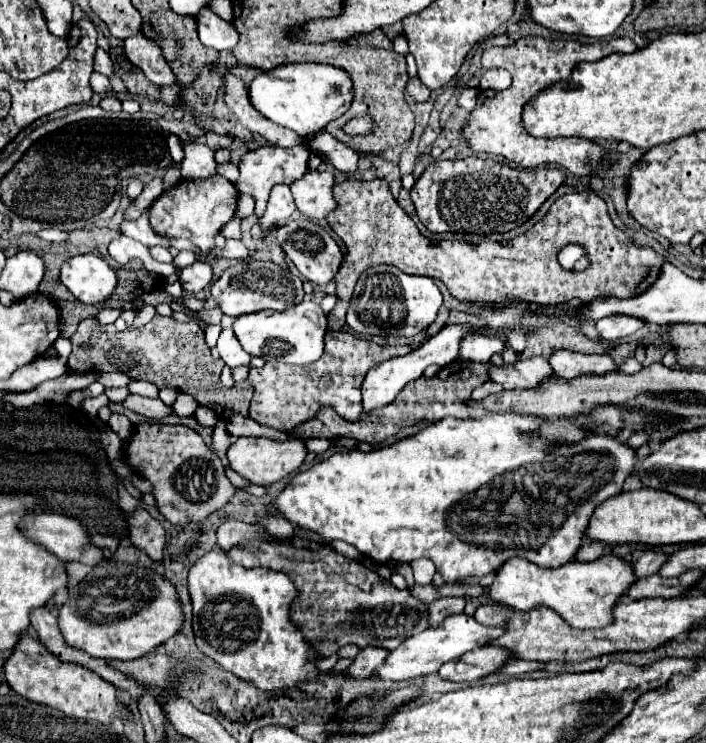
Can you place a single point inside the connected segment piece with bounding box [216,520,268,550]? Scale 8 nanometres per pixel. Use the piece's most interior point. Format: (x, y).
(230, 532)

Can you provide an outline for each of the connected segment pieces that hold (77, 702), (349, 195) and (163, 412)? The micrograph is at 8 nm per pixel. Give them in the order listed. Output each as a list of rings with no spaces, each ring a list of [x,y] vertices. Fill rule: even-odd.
[[[20,634],[12,654],[4,662],[4,676],[8,686],[20,694],[22,698],[38,704],[46,704],[50,708],[58,708],[66,716],[96,720],[102,724],[110,724],[114,718],[130,718],[126,706],[116,702],[116,688],[96,676],[94,672],[82,668],[80,664],[62,662],[58,656],[48,652],[36,638],[28,634]]]
[[[386,180],[336,182],[332,194],[338,206],[328,214],[328,224],[348,248],[336,274],[336,294],[346,302],[352,298],[360,274],[378,264],[392,264],[408,274],[438,278],[454,298],[478,310],[484,304],[502,304],[508,296],[542,306],[564,304],[572,298],[582,302],[592,302],[600,296],[632,298],[654,284],[666,262],[652,248],[634,246],[628,234],[614,226],[606,202],[592,190],[560,196],[538,224],[510,242],[483,240],[478,244],[464,240],[432,242],[424,238],[416,222],[392,198]],[[566,244],[578,244],[586,250],[590,258],[586,272],[568,272],[558,264],[556,254]]]
[[[130,394],[124,404],[126,404],[126,408],[130,408],[130,410],[134,410],[134,412],[146,416],[146,418],[154,418],[154,420],[166,418],[166,416],[174,416],[174,410],[170,406],[166,406],[158,398],[152,400],[152,398],[142,398],[142,396]]]

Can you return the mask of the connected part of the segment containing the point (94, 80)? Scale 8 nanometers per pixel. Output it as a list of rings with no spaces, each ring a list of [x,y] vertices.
[[[94,71],[90,77],[90,84],[93,92],[97,94],[104,94],[104,92],[110,94],[110,92],[108,92],[108,90],[110,90],[110,82],[108,82],[106,76],[102,76],[102,74]]]

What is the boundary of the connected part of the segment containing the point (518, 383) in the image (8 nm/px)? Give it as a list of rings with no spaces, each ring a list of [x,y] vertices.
[[[534,356],[528,360],[518,360],[518,364],[508,366],[504,364],[502,368],[492,366],[490,368],[490,380],[500,382],[504,390],[534,390],[542,382],[546,382],[552,376],[552,366],[548,360]]]

